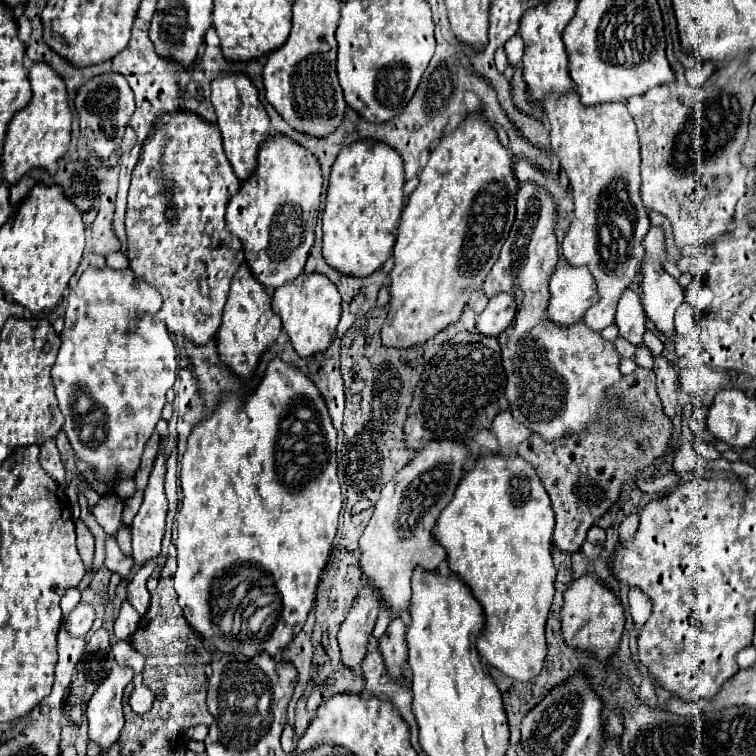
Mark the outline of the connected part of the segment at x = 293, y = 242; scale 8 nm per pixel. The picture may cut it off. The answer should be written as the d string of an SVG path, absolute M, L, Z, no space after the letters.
M273 136L261 144L255 174L227 206L227 230L243 242L251 274L269 290L293 282L303 272L313 248L315 222L321 198L321 168L317 158L285 136Z

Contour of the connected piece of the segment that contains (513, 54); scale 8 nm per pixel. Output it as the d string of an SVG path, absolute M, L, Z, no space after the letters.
M515 34L513 38L507 40L505 52L507 52L509 66L519 66L521 64L521 58L523 58L523 40L521 40L519 34Z

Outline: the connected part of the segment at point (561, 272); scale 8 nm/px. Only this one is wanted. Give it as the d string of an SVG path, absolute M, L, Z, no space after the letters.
M561 266L549 282L549 306L545 318L561 328L579 322L585 310L597 302L599 294L591 272L585 266Z

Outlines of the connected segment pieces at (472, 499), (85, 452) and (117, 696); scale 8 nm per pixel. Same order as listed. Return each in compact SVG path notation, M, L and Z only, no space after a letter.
M483 454L477 458L475 466L463 474L455 498L445 506L435 524L435 542L439 542L447 552L449 570L469 586L483 608L485 626L477 638L477 650L491 666L517 682L535 678L541 672L547 654L545 622L553 602L553 582L557 574L551 558L553 524L551 500L541 478L535 474L533 466L517 454Z
M89 266L77 288L67 296L65 328L61 332L61 348L51 368L51 378L57 390L59 410L65 416L65 434L83 462L87 462L101 478L135 476L143 448L161 420L165 406L165 392L177 378L177 352L165 322L157 322L155 314L161 310L163 298L143 278L133 274L131 268L113 270Z
M115 664L111 674L97 686L95 694L87 704L89 738L103 748L103 752L115 744L123 728L123 688L133 680L135 672L131 666Z

